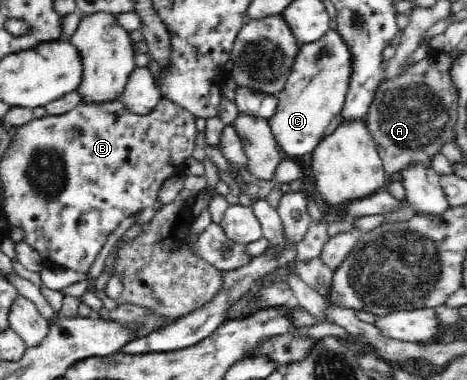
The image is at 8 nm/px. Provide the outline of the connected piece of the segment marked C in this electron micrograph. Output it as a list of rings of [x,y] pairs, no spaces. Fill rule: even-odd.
[[[337,29],[327,30],[327,33],[317,41],[302,44],[293,62],[291,73],[286,79],[285,89],[275,95],[278,109],[269,120],[274,138],[278,140],[279,147],[287,157],[298,158],[314,151],[329,123],[335,119],[335,115],[341,111],[346,101],[351,74],[353,74],[353,48]]]

